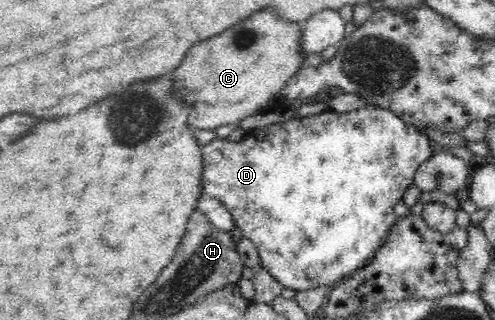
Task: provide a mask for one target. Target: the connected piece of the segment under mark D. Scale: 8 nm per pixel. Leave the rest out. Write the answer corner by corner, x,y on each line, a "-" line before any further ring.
374,105
347,113
325,110
307,117
294,117
282,123
254,128
242,138
240,142
230,142
226,138
215,136
212,142
205,146
202,145
202,195
217,198
231,212
235,224
242,229
242,236
250,239
256,245
261,258
260,268
266,269
282,286
296,291
334,286
366,266
383,245
384,238
391,226
399,220
394,213
394,206
398,202
402,202
405,192
413,185
418,167
433,155
432,142
426,133
422,133
418,127
404,122
394,112

